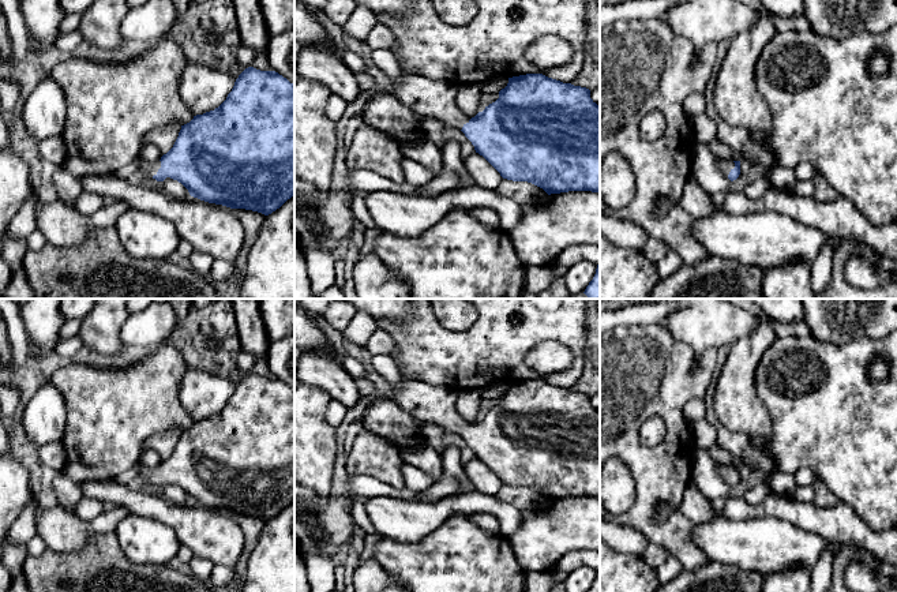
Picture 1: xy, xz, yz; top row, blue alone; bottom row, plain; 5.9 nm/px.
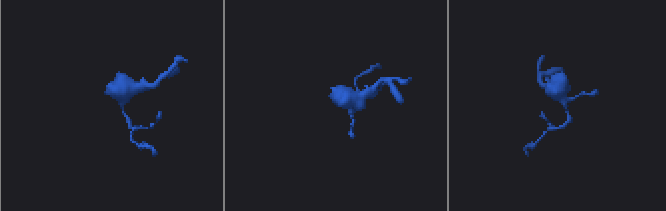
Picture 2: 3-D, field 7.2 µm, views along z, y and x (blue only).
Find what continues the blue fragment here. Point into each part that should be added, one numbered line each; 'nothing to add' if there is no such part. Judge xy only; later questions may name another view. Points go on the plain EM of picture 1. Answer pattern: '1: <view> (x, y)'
1: xy (150, 474)

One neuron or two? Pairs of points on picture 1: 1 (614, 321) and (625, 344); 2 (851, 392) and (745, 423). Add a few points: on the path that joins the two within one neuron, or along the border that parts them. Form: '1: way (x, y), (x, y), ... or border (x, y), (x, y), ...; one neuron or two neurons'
1: border (648, 323), (618, 325), (614, 329); two neurons
2: border (754, 388), (770, 419), (772, 444), (769, 449); two neurons

